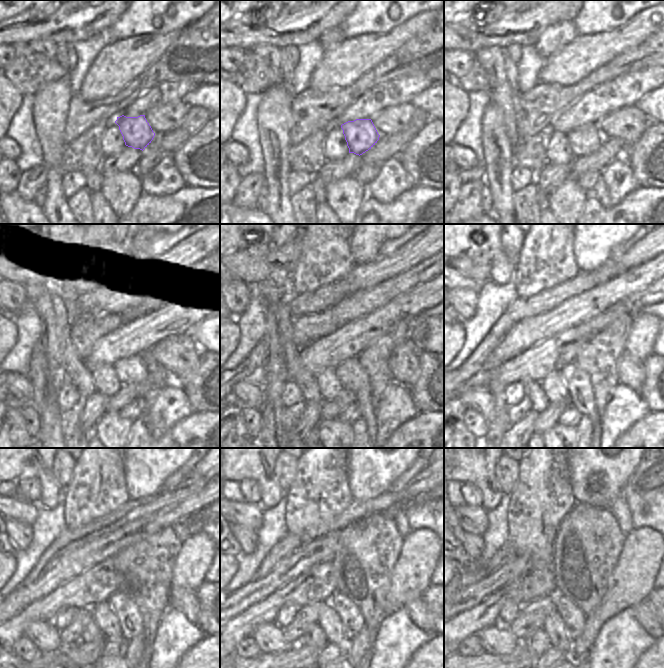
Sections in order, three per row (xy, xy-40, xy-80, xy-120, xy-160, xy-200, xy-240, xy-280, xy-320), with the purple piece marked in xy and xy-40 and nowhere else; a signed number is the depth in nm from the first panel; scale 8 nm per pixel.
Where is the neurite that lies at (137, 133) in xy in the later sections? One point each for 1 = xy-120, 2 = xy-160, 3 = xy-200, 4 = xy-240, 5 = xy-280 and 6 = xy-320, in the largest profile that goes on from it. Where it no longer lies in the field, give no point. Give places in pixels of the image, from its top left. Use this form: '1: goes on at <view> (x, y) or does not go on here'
1: goes on at xy-120 (133, 369)
2: goes on at xy-160 (353, 377)
3: goes on at xy-200 (578, 384)
4: goes on at xy-240 (130, 621)
5: goes on at xy-280 (349, 614)
6: goes on at xy-320 (574, 619)

